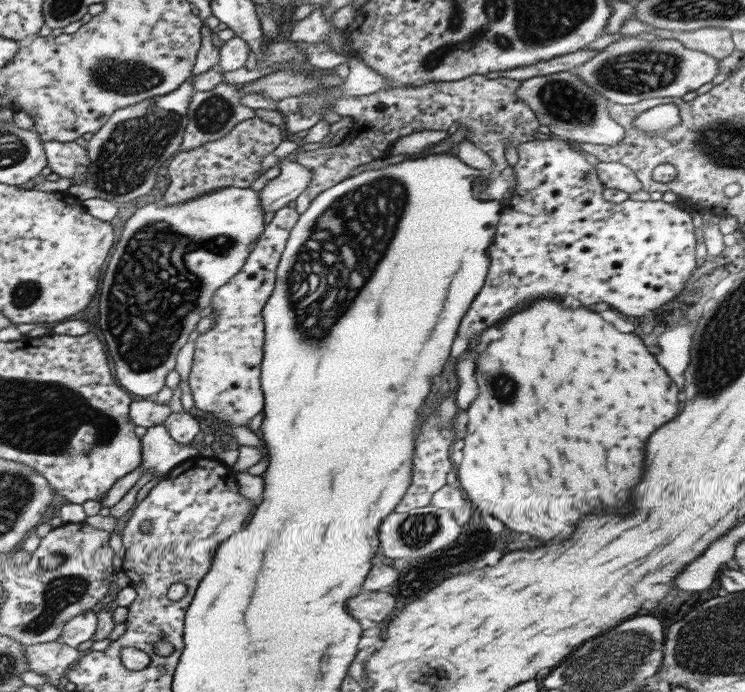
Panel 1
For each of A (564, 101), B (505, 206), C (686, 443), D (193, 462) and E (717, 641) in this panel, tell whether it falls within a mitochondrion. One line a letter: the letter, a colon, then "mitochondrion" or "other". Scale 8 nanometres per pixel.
A: mitochondrion
B: other
C: other
D: other
E: mitochondrion

